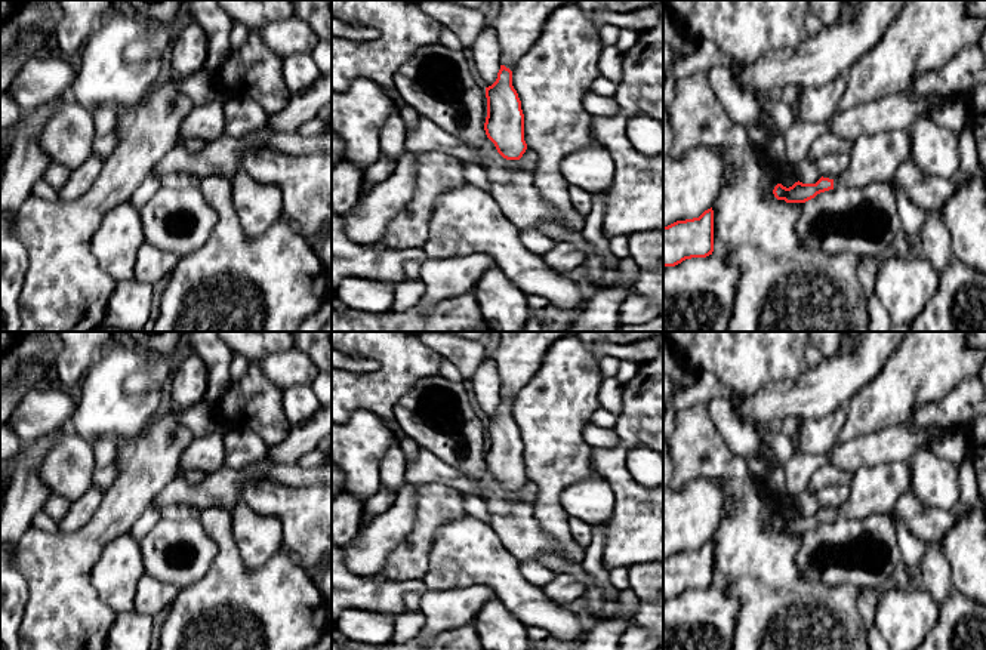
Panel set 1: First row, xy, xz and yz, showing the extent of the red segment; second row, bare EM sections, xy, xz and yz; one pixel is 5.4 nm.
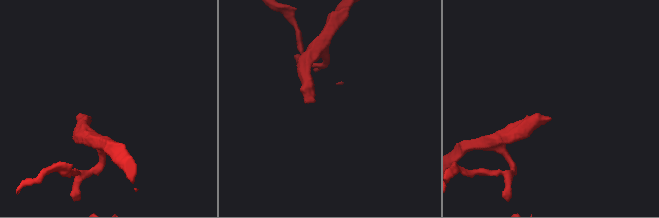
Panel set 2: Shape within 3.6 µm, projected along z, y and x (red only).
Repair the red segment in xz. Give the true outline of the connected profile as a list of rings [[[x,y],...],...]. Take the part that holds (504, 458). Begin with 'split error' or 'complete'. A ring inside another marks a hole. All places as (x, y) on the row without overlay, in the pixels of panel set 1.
complete; [[[500,397],[496,413],[486,419],[487,449],[484,462],[497,484],[506,492],[520,492],[527,481],[524,446],[512,418],[512,403]]]

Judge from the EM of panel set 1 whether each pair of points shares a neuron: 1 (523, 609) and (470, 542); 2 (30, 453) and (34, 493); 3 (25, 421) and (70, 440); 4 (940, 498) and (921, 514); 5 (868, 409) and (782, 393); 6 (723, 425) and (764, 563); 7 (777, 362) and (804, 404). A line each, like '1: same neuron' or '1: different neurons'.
1: same neuron
2: same neuron
3: different neurons
4: different neurons
5: different neurons
6: different neurons
7: different neurons

